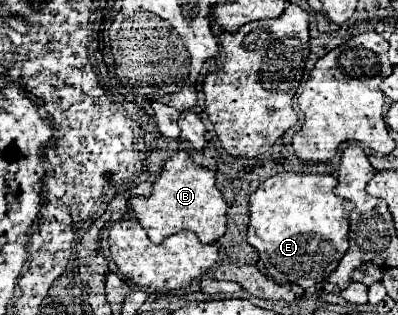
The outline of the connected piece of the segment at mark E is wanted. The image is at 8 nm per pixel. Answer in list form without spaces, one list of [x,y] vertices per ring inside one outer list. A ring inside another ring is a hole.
[[[280,172],[264,180],[256,192],[250,194],[250,222],[248,242],[258,250],[258,256],[274,282],[294,284],[300,278],[326,280],[348,250],[348,214],[352,202],[334,196],[336,178],[330,174],[294,174]]]

